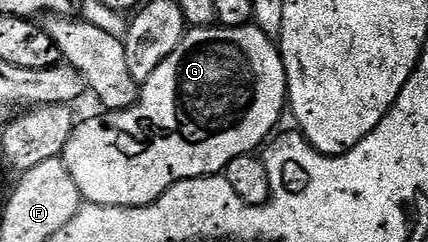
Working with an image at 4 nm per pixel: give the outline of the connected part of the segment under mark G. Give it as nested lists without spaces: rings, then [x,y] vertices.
[[[253,23],[225,29],[222,27],[191,27],[186,30],[183,38],[177,45],[177,49],[164,59],[146,82],[141,85],[138,104],[130,106],[125,110],[115,112],[100,112],[100,117],[87,117],[74,126],[72,134],[69,135],[68,143],[63,149],[62,159],[65,167],[69,167],[69,175],[73,175],[73,183],[81,191],[84,202],[92,205],[108,205],[109,207],[141,207],[142,205],[152,205],[169,186],[176,181],[188,181],[198,177],[213,177],[222,174],[233,159],[237,159],[246,153],[255,153],[258,145],[262,146],[280,128],[279,120],[288,108],[287,100],[287,76],[283,66],[283,56],[279,53],[278,44],[265,35]]]

